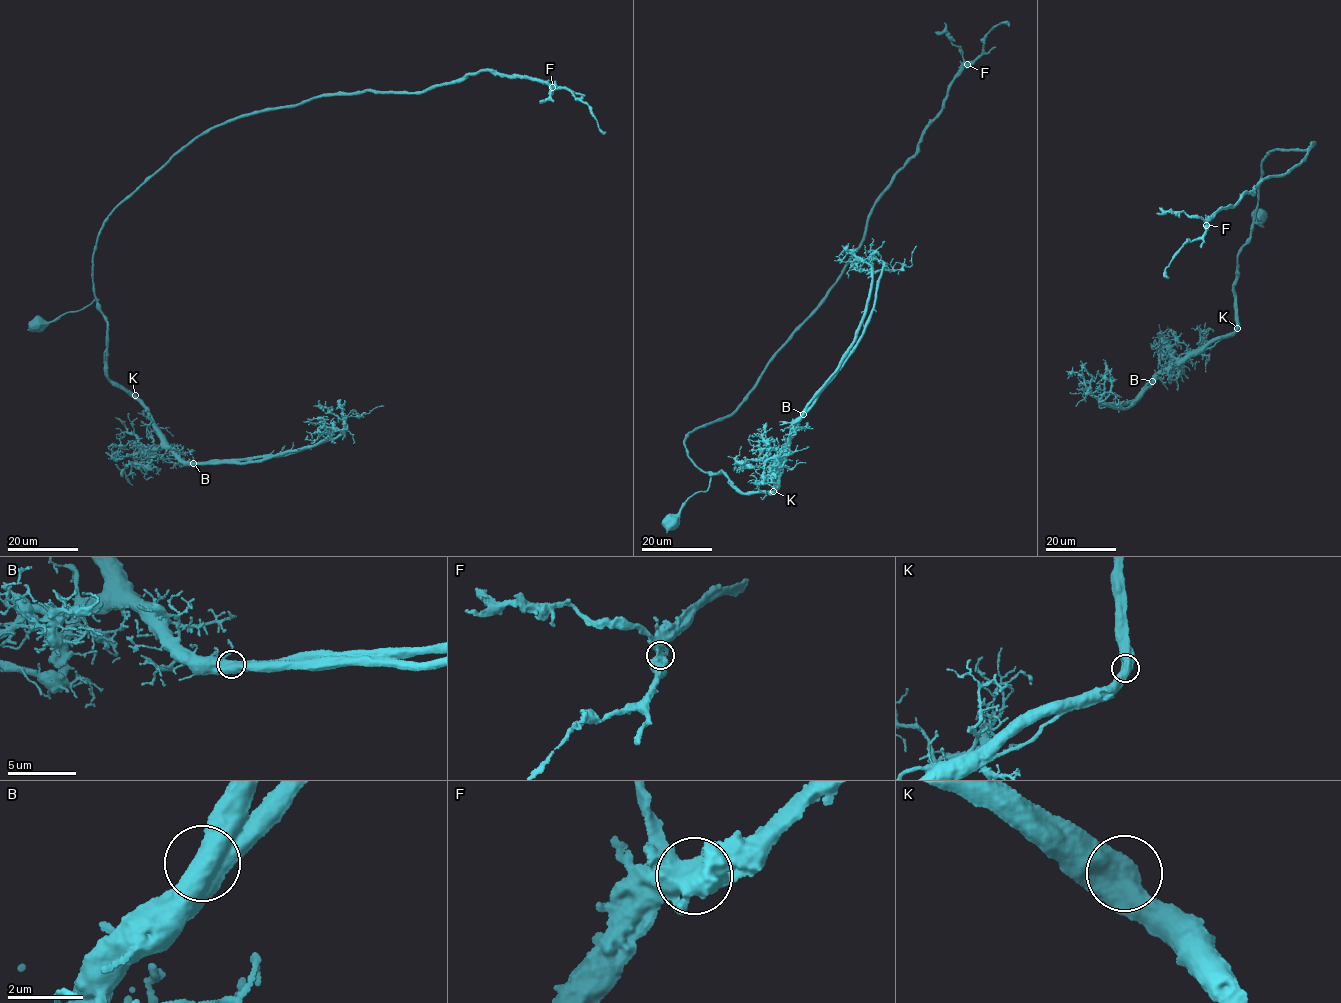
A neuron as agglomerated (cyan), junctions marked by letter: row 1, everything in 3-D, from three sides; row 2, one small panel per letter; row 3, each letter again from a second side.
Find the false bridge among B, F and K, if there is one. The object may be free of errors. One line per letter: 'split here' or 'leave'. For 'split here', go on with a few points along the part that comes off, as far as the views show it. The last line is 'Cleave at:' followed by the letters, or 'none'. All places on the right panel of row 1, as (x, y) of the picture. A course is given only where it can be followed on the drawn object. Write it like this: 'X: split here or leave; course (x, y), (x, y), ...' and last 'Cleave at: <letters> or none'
B: leave
F: leave
K: leave
Cleave at: none

